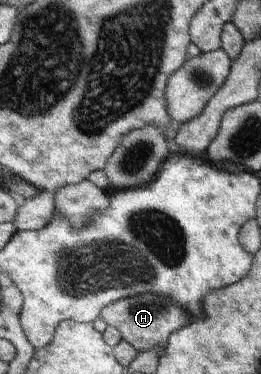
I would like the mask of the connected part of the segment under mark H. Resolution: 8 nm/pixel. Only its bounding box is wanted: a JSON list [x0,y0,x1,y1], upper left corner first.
[101,293,192,354]

